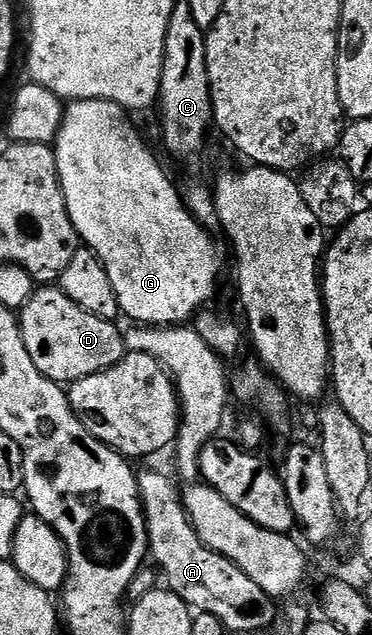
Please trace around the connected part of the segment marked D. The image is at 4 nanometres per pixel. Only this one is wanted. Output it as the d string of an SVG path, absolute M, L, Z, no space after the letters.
M58 286L39 287L21 308L20 323L24 346L28 346L32 362L36 362L36 370L63 386L116 366L127 353L126 337L115 321L80 310Z

